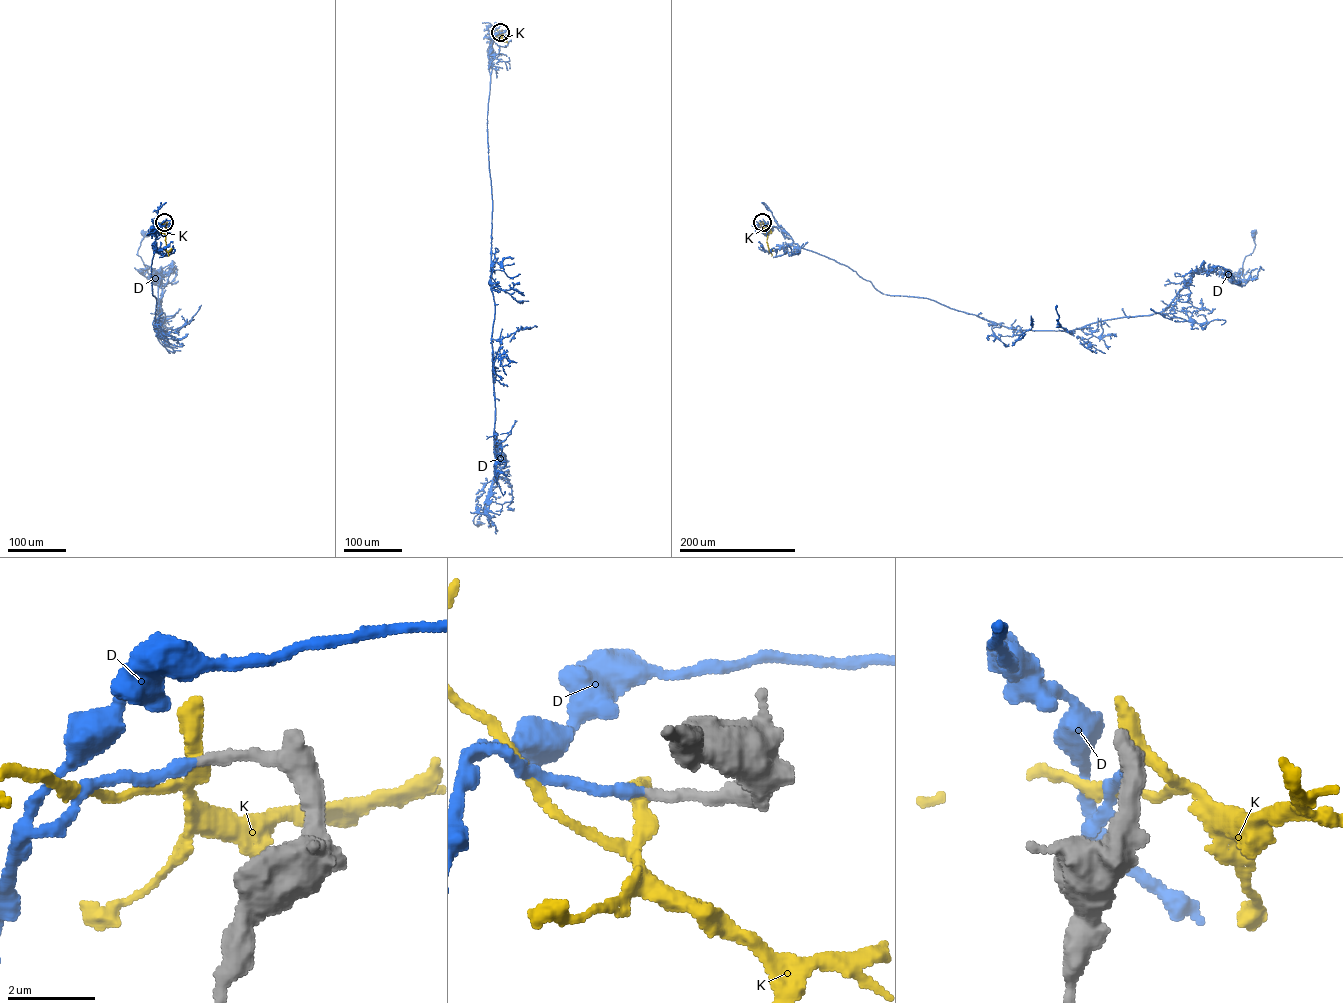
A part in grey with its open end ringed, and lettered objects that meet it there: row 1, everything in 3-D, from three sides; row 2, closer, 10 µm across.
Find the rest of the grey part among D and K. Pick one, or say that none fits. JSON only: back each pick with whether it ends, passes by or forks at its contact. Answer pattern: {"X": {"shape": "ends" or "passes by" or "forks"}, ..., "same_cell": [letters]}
{"D": {"shape": "ends"}, "same_cell": ["D"]}

